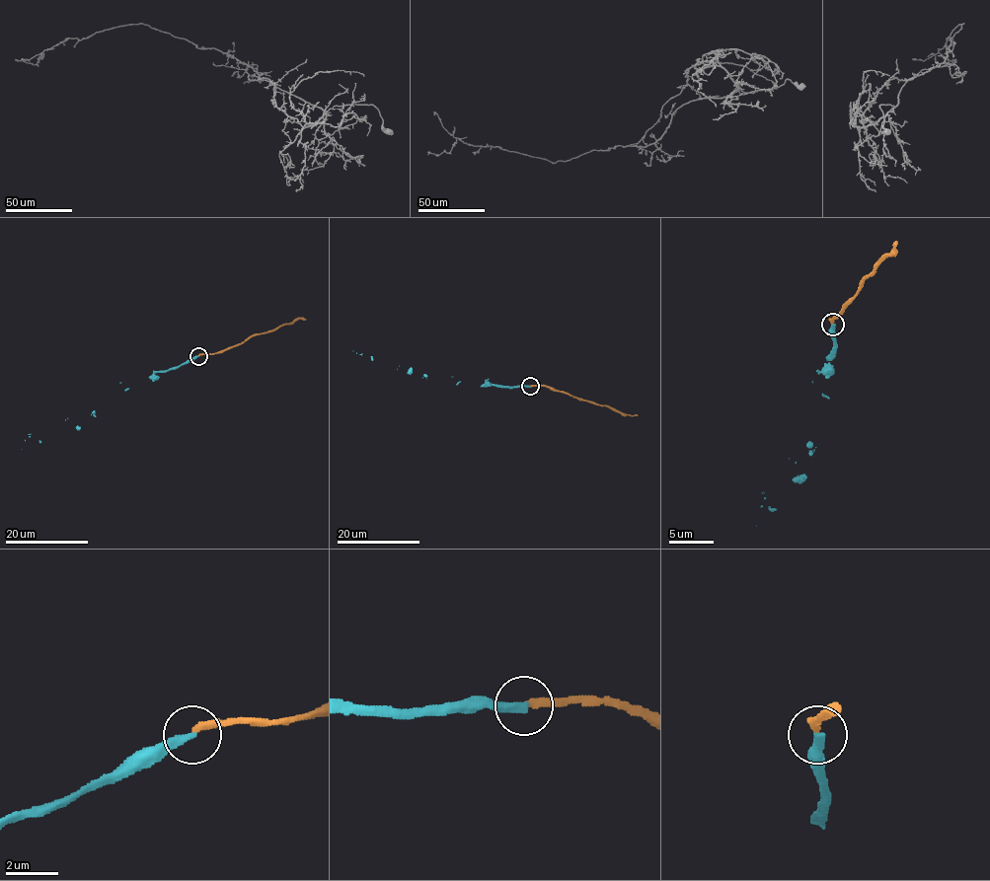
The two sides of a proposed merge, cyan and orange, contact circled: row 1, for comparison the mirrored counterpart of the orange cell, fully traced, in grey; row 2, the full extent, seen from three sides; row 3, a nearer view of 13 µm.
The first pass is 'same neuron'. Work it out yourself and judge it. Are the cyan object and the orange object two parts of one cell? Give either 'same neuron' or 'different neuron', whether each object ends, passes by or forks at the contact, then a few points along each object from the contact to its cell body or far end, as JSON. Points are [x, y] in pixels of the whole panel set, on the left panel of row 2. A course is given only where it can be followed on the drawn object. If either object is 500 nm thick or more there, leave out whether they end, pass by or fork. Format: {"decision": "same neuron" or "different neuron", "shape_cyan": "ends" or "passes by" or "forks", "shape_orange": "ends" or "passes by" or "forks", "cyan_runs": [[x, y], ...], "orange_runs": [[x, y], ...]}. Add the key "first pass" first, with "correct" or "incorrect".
{"first pass": "incorrect", "decision": "different neuron", "shape_cyan": "ends", "shape_orange": "ends", "cyan_runs": [[197, 356], [177, 366], [156, 371], [94, 410], [80, 426], [65, 420], [25, 440], [22, 450]], "orange_runs": [[197, 355], [214, 354], [252, 336], [306, 319]]}

